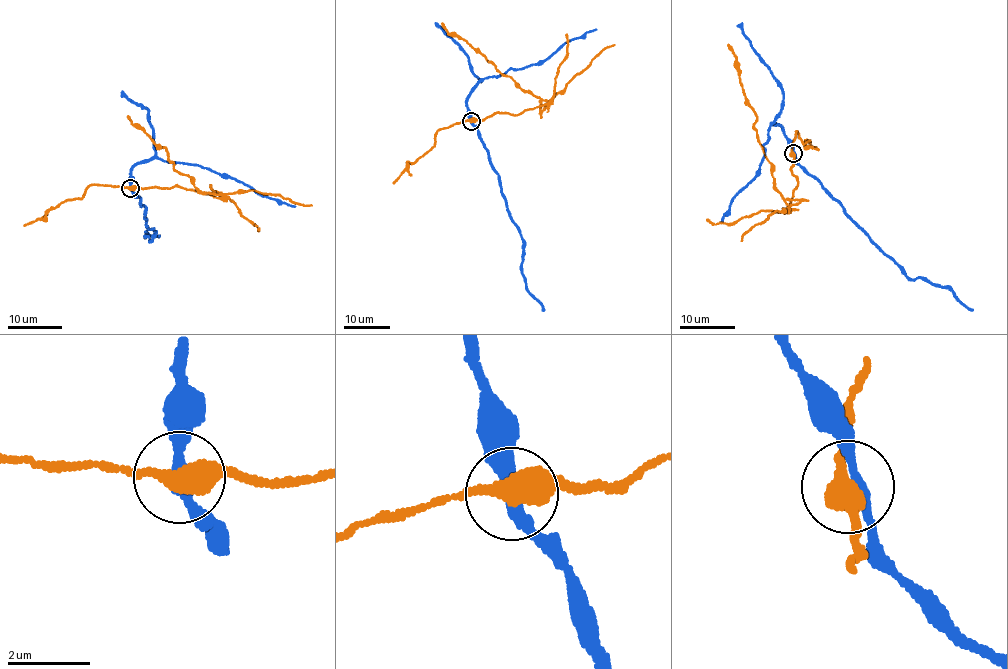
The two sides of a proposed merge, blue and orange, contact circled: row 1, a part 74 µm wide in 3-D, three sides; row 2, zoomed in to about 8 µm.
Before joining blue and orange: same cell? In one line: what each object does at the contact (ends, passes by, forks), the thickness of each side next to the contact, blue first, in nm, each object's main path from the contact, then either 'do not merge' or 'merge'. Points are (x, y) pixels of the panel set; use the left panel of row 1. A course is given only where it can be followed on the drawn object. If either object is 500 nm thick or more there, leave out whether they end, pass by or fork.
blue passes by; orange passes by; 240 nm thick on the blue side, 480 nm on the other; blue runs (131, 187), (146, 208), (145, 225), (154, 231), (149, 241), (146, 237), (144, 232), (157, 236); orange runs (131, 187), (183, 187), (223, 196), (194, 186), (191, 177), (173, 168), (167, 149), (154, 143), (128, 116); do not merge

